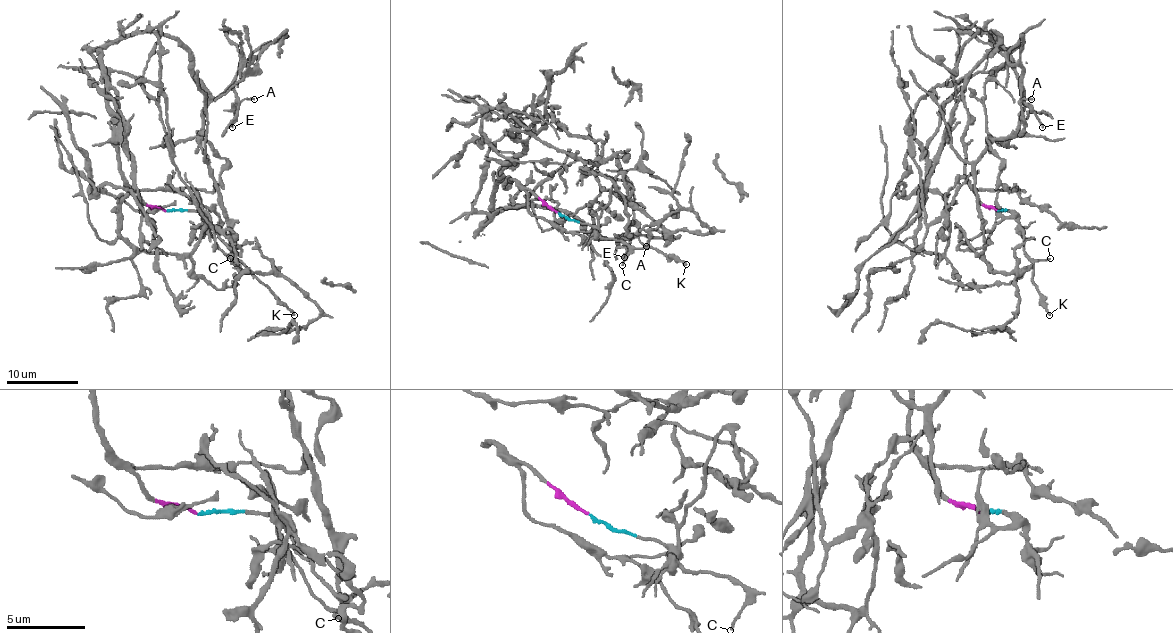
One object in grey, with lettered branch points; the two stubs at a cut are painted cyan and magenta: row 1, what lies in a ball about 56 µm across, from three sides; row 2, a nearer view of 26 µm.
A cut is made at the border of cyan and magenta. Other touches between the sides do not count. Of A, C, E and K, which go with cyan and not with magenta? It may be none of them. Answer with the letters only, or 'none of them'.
C, K

